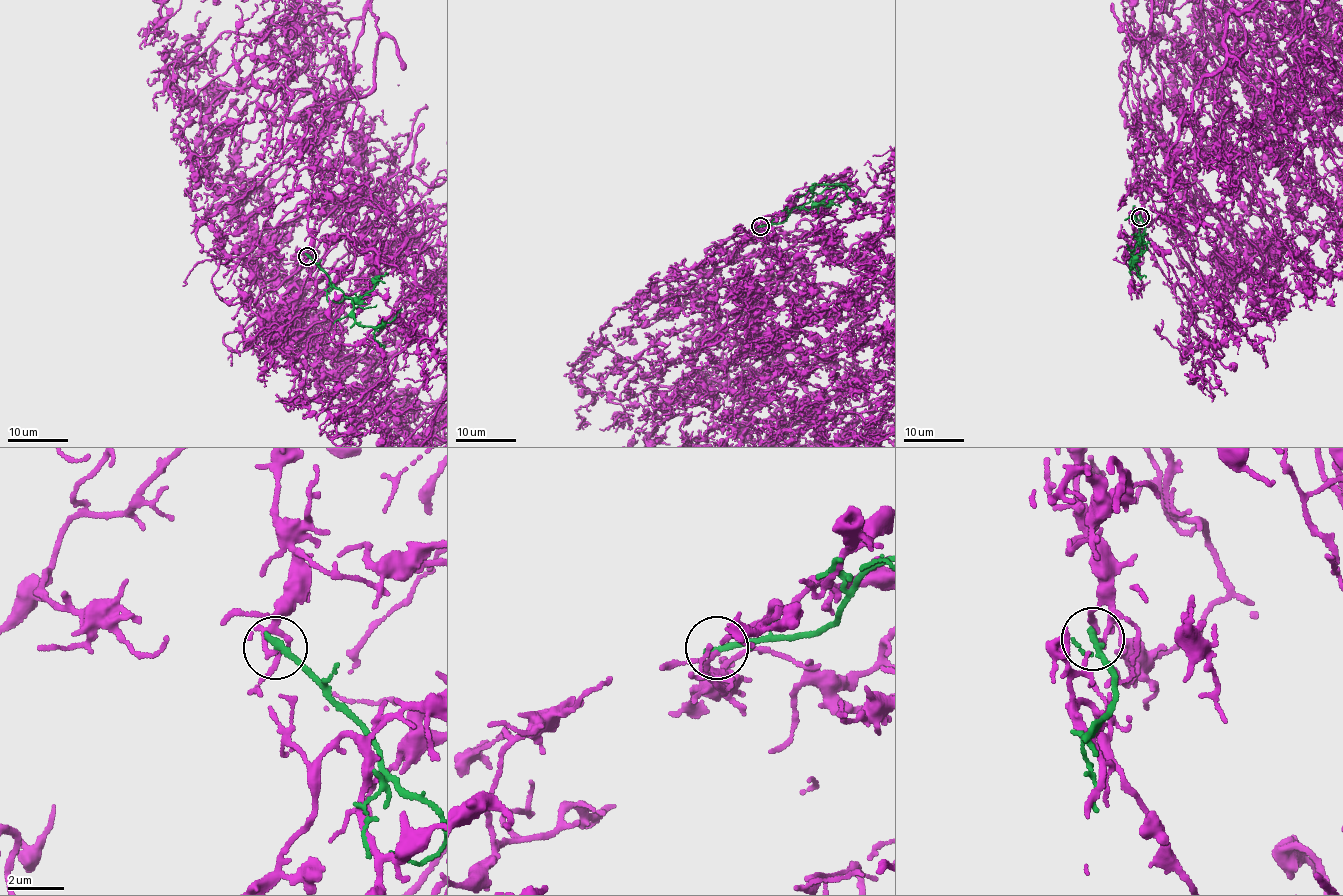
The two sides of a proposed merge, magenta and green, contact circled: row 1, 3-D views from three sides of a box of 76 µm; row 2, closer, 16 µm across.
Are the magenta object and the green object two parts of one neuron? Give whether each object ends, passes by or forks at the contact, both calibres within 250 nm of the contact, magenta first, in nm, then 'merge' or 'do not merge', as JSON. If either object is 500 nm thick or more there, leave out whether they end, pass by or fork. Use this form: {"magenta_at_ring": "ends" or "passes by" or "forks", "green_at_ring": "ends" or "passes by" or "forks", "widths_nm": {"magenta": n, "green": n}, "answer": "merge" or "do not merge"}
{"magenta_at_ring": "ends", "green_at_ring": "ends", "widths_nm": {"magenta": 180, "green": 260}, "answer": "do not merge"}

